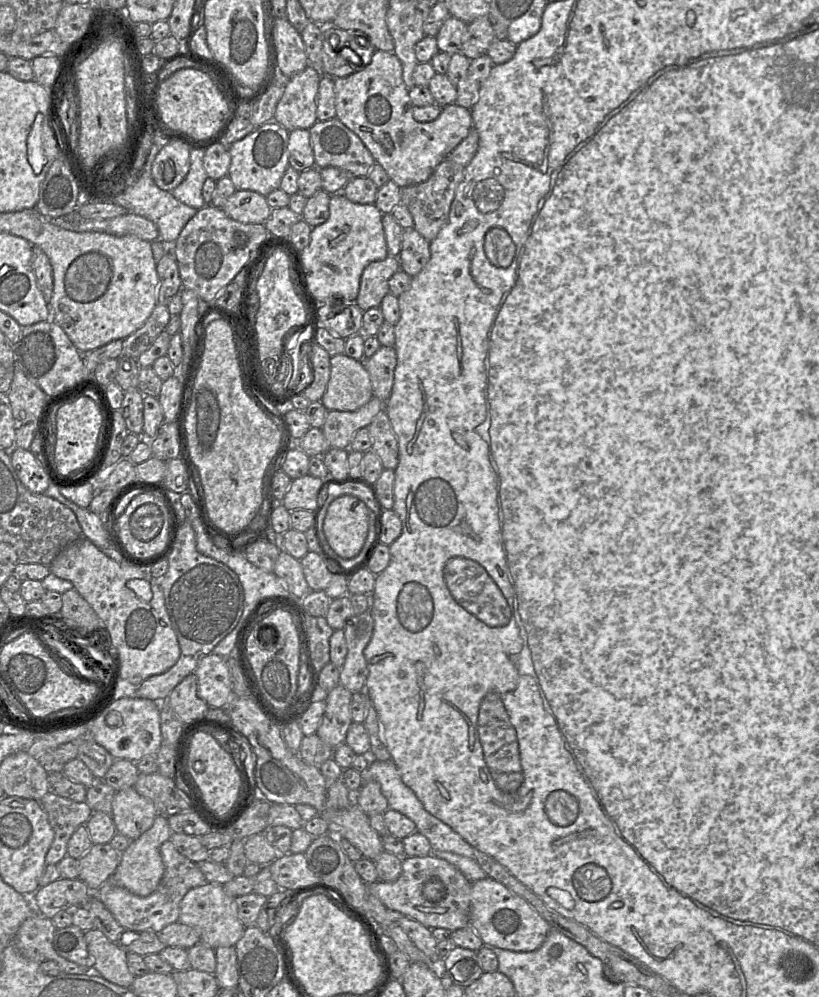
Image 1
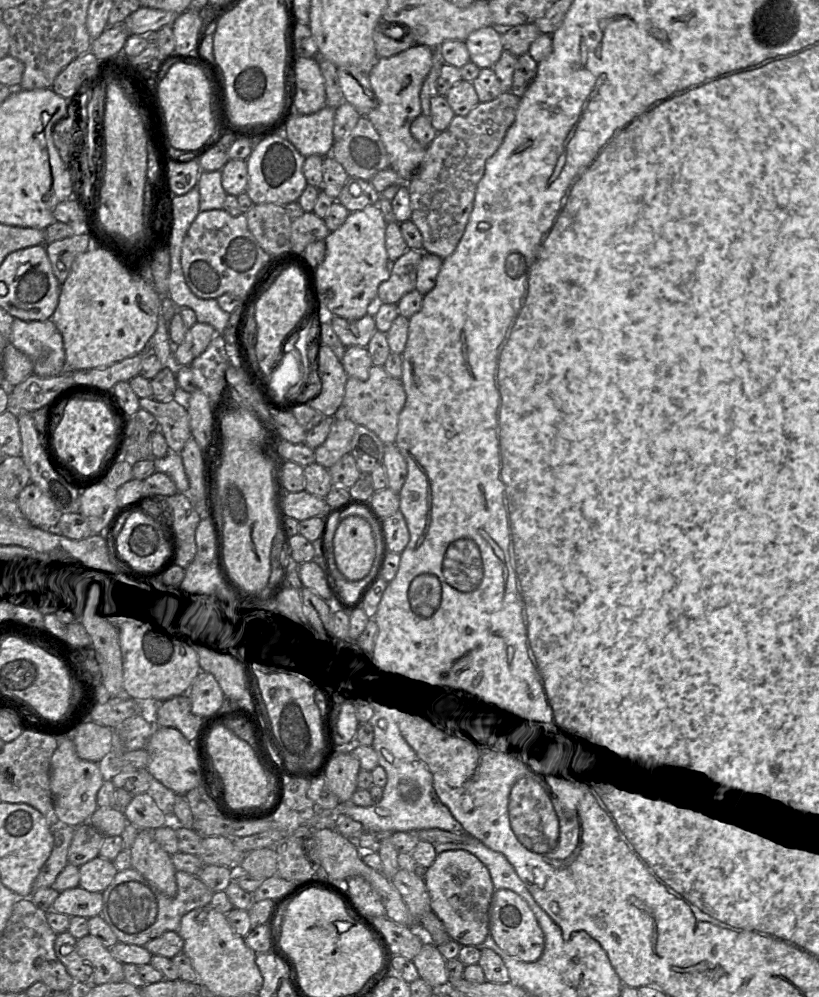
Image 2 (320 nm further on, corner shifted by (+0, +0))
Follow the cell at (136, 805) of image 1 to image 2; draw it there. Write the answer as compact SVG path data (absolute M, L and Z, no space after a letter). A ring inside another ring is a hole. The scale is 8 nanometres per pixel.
M139 830L129 852L132 868L164 895L176 895L176 869L171 855L153 838L153 830Z

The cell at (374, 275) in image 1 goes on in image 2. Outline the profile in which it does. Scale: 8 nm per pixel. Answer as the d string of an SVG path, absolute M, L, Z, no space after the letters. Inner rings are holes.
M408 249L397 261L391 264L391 275L378 287L377 301L384 304L397 304L402 297L416 289L417 269L424 250Z

